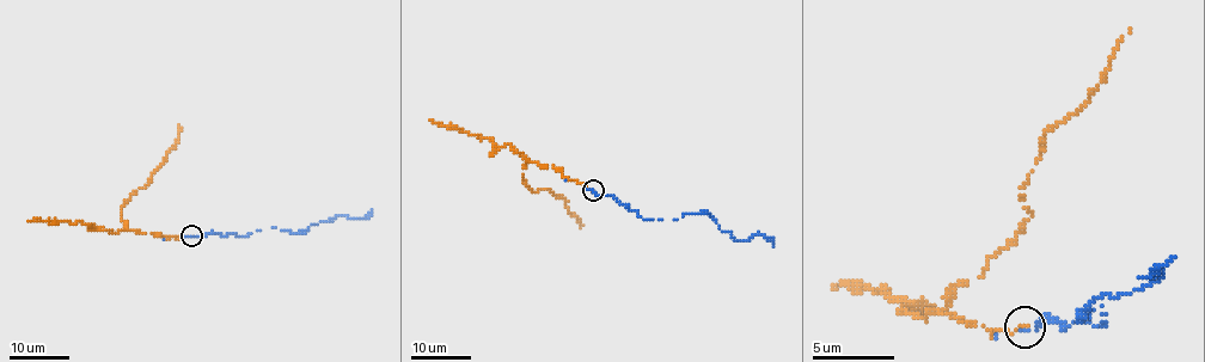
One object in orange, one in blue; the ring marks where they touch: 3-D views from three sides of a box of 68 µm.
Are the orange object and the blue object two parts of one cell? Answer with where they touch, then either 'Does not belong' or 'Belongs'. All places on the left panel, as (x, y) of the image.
Place: (191, 235). Belongs

